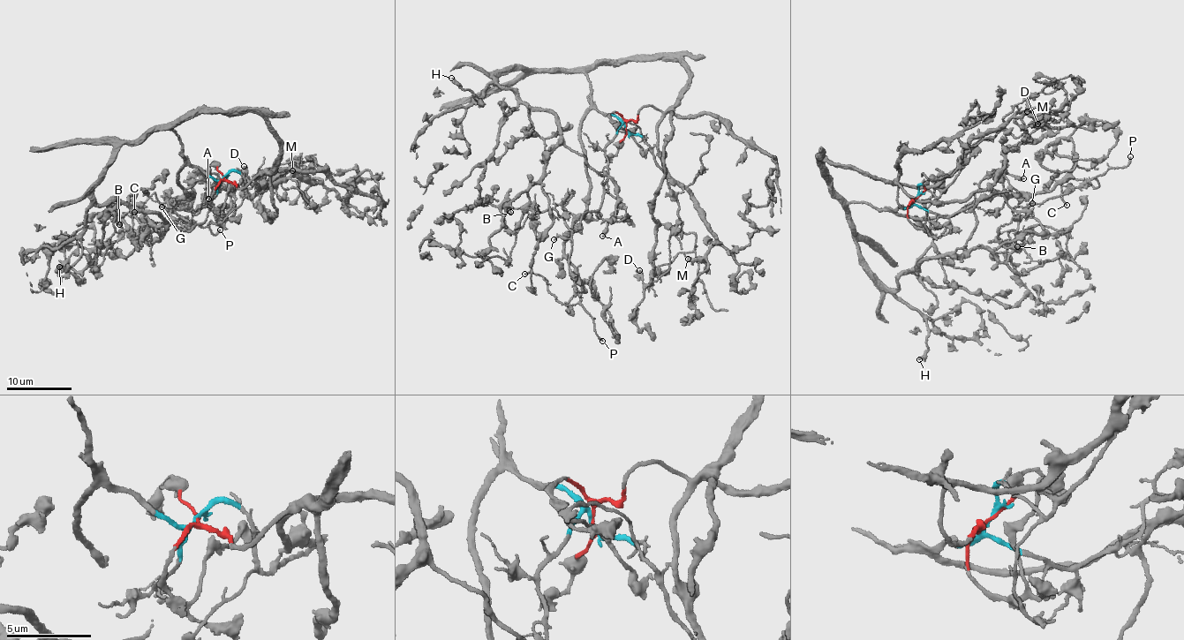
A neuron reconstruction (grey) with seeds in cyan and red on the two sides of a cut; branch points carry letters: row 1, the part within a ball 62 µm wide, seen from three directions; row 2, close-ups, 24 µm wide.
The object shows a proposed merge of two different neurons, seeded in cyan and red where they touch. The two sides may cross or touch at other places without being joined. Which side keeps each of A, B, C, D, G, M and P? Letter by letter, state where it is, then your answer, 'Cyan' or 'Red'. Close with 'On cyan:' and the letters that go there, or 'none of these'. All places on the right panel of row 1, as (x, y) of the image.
A: Place: (1023, 178). Cyan
B: Place: (1017, 246). Cyan
C: Place: (1067, 205). Cyan
D: Place: (1037, 124). Red
G: Place: (1032, 203). Cyan
M: Place: (1027, 111). Red
P: Place: (1130, 156). Cyan
On cyan: A, B, C, G, P

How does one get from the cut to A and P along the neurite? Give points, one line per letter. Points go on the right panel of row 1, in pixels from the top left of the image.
A: (915, 199), (916, 205), (924, 209), (953, 215), (970, 205), (984, 177), (991, 172), (1003, 171), (1023, 178)
P: (915, 199), (945, 216), (970, 205), (978, 191), (998, 191), (1021, 210), (1087, 186), (1123, 168), (1130, 156)

